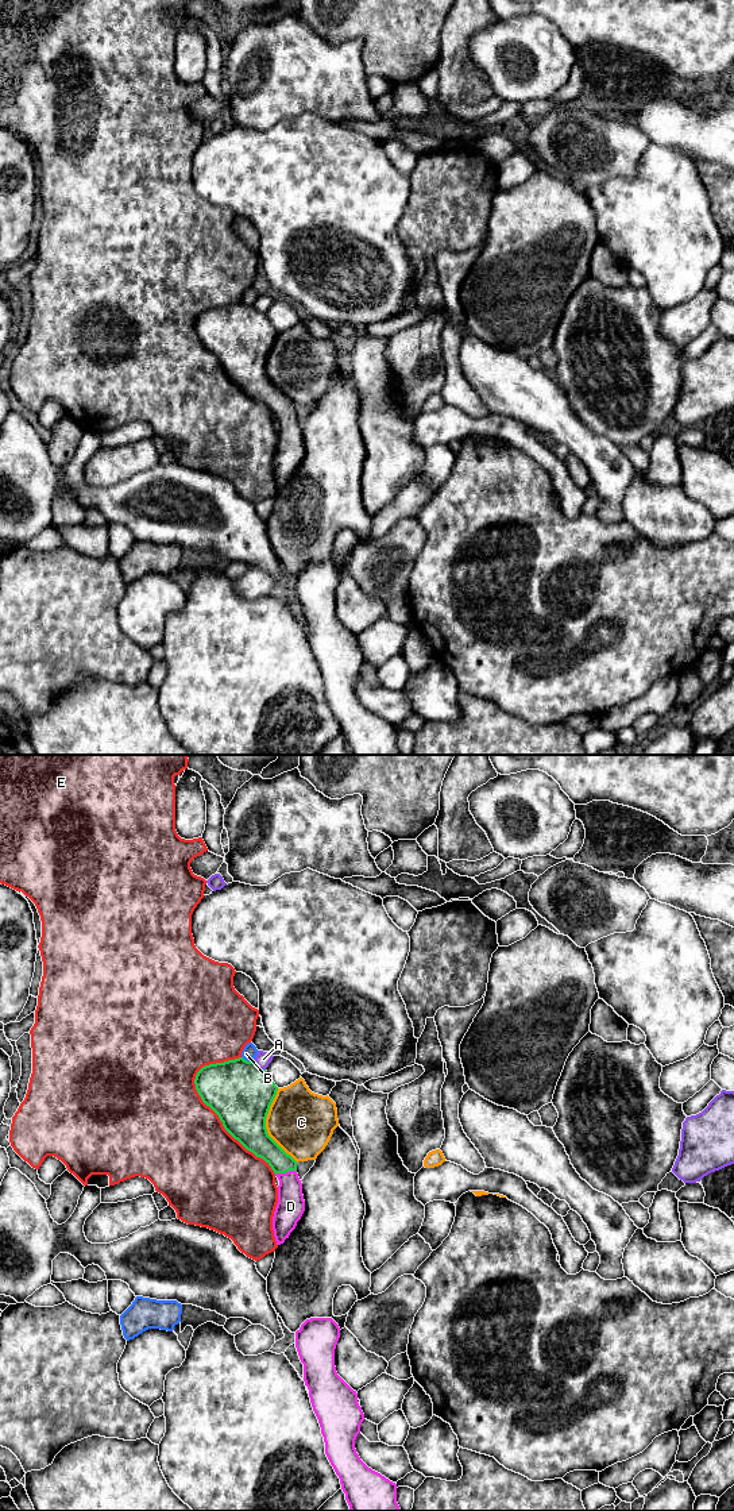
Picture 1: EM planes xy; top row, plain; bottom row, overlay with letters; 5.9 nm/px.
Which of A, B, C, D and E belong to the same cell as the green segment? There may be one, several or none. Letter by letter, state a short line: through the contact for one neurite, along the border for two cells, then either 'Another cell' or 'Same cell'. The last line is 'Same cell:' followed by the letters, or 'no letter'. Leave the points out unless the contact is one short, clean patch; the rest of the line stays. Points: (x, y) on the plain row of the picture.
A: Another cell
B: Another cell
C: Another cell
D: Line: xy (258, 385), (285, 416), (290, 430), (290, 450). Same cell
E: Another cell
Same cell: D

